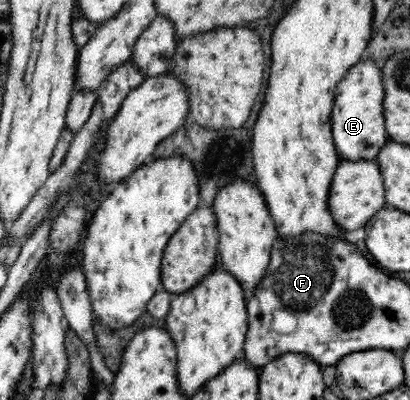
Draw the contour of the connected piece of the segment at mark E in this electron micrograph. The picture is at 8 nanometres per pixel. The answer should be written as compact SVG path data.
M361 60L345 73L333 100L331 135L341 160L375 160L389 138L384 119L383 73L375 61Z

